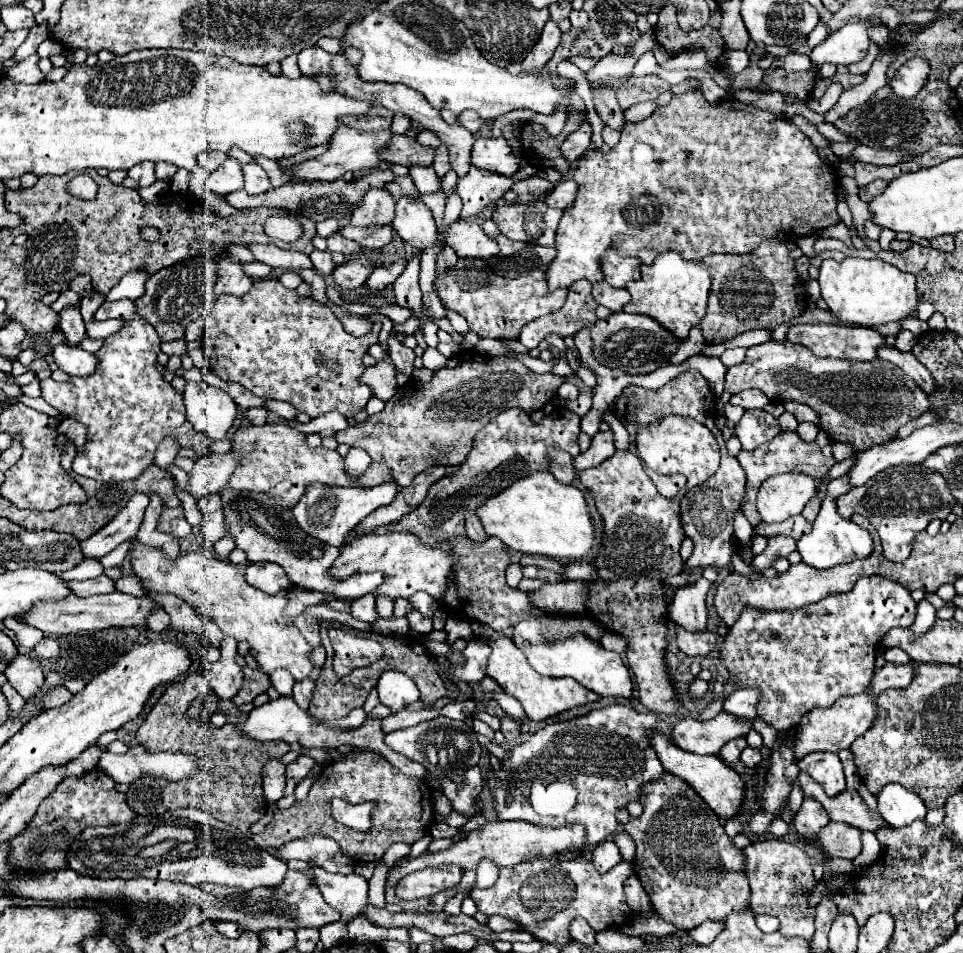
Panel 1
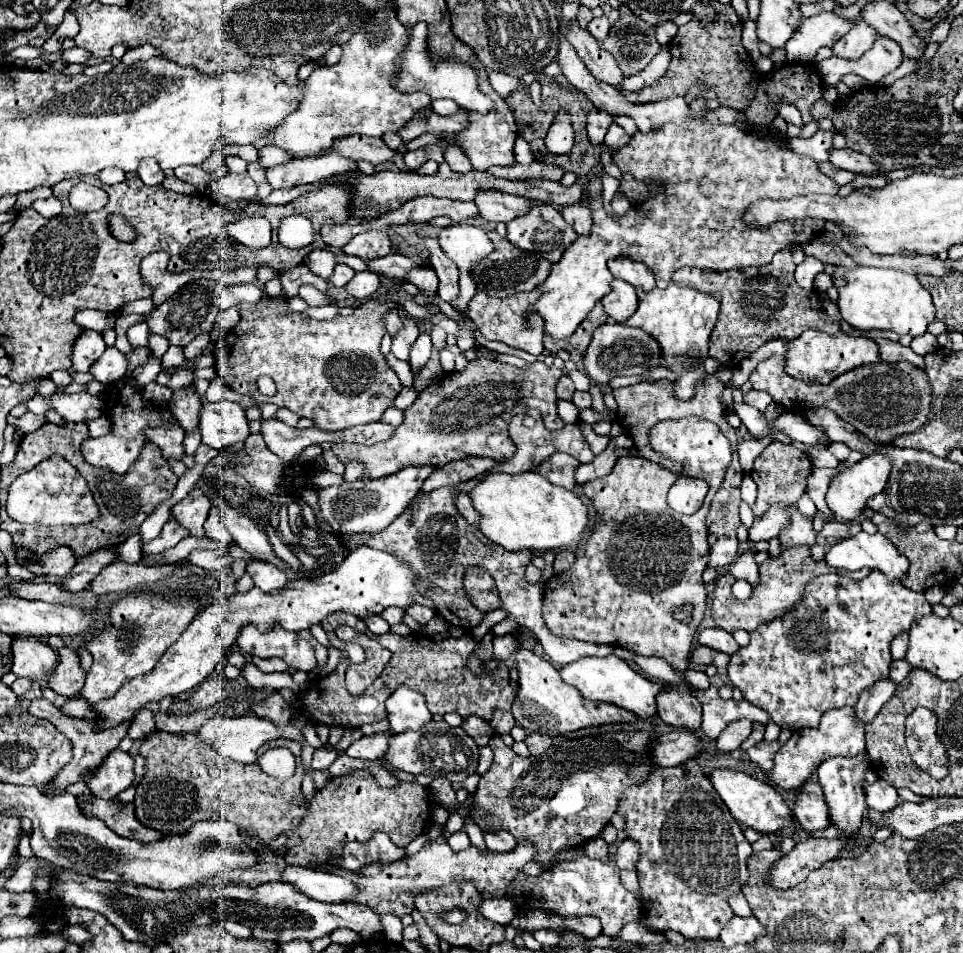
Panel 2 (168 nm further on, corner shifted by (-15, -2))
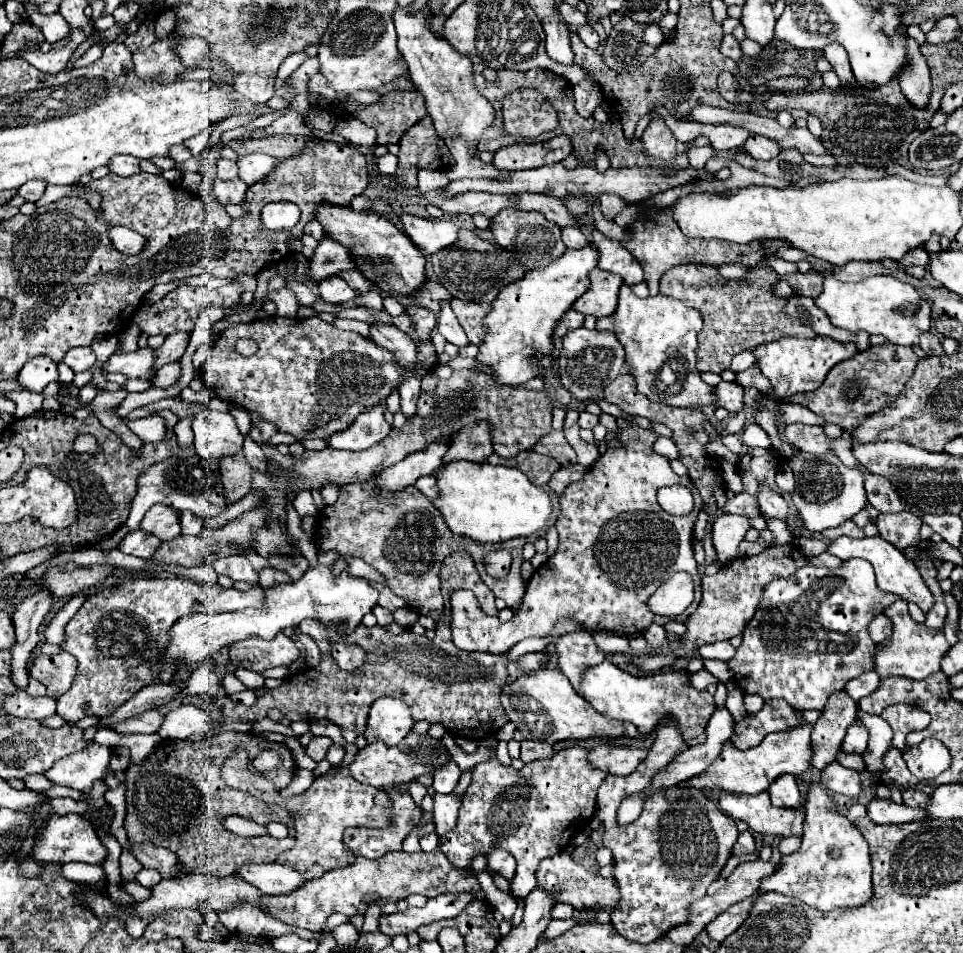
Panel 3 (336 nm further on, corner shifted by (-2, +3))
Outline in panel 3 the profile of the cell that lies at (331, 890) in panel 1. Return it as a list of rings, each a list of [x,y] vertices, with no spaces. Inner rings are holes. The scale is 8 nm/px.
[[[266,863],[266,865],[242,865],[236,869],[234,877],[254,885],[262,895],[282,895],[294,891],[304,881],[302,877],[280,863]]]

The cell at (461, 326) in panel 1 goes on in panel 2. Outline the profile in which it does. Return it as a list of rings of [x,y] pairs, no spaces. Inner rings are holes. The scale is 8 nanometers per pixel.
[[[453,224],[439,232],[439,244],[447,256],[459,266],[460,293],[456,305],[461,311],[467,311],[470,300],[476,292],[476,284],[470,275],[471,268],[487,258],[495,246],[489,240],[487,232],[471,224]]]

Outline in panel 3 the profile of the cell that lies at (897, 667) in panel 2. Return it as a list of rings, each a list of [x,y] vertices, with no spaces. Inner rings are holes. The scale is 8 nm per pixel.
[[[868,671],[866,675],[860,675],[858,679],[852,679],[850,683],[846,683],[844,691],[846,691],[854,701],[860,701],[862,697],[874,693],[876,687],[878,687],[878,683],[880,683],[880,675],[874,673],[874,671]]]

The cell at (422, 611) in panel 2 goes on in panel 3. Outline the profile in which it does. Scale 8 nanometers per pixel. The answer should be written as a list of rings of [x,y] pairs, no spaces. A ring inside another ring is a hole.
[[[370,583],[374,589],[378,589],[378,593],[380,593],[380,597],[378,597],[378,605],[382,605],[382,607],[386,607],[386,609],[390,609],[390,611],[396,611],[396,609],[400,609],[400,607],[406,607],[406,601],[402,601],[398,595],[394,595],[388,587],[384,587],[382,583]]]

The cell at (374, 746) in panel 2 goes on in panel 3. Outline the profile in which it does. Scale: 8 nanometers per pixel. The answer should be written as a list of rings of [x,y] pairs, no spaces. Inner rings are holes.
[[[332,745],[332,747],[328,749],[328,753],[326,753],[326,761],[328,761],[330,765],[338,767],[338,765],[342,763],[342,759],[344,759],[344,749],[342,749],[340,745]]]

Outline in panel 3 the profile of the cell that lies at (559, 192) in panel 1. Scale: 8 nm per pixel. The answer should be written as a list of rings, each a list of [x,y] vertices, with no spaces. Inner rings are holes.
[[[564,227],[562,229],[562,241],[568,249],[582,249],[588,243],[588,239],[584,237],[584,233],[578,227]]]

